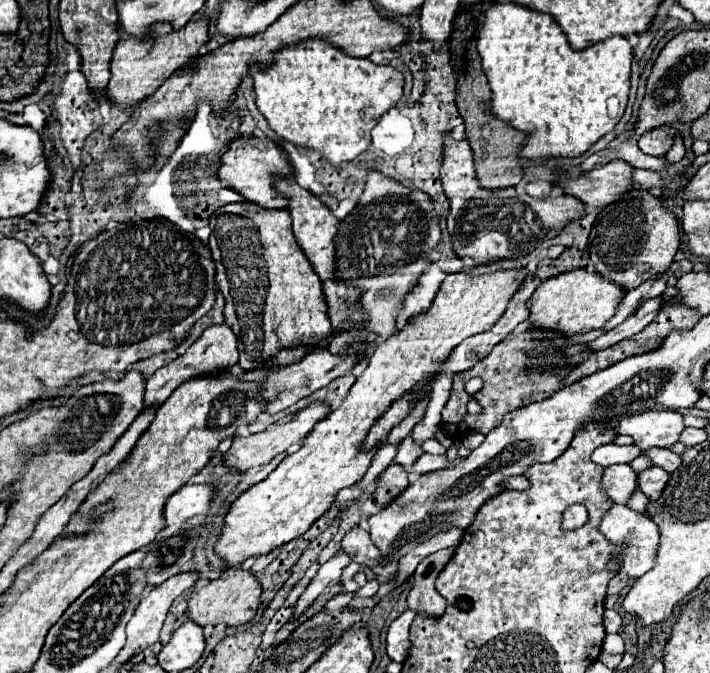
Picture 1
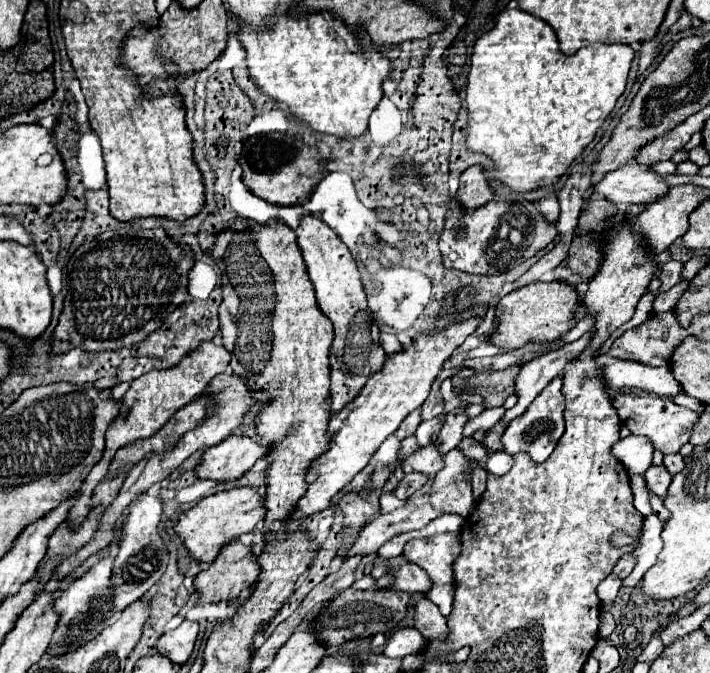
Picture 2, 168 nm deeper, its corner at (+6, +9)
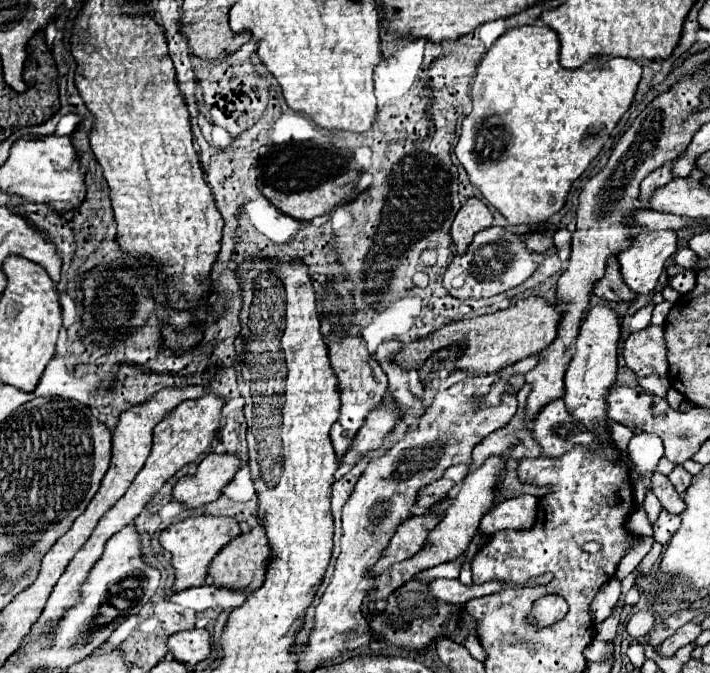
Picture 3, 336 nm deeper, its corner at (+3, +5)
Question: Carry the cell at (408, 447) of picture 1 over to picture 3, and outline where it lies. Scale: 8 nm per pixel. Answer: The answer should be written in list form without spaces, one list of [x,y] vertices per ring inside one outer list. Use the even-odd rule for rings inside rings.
[[[457,464],[457,466],[451,466],[447,472],[445,472],[445,478],[453,480],[453,482],[463,482],[465,476],[469,472],[469,466],[467,464]]]

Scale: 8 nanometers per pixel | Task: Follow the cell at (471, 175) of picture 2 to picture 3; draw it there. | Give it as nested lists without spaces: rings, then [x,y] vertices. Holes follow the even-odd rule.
[[[469,198],[465,206],[461,206],[461,212],[455,216],[455,222],[451,226],[451,238],[453,238],[453,250],[457,256],[465,254],[469,244],[473,242],[475,234],[493,226],[493,216],[489,208],[477,200]]]

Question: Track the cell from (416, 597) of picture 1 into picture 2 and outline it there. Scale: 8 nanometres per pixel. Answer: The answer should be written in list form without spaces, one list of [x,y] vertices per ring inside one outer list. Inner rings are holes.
[[[422,594],[422,598],[414,604],[414,626],[424,638],[442,638],[446,636],[446,618],[440,616],[438,606]]]

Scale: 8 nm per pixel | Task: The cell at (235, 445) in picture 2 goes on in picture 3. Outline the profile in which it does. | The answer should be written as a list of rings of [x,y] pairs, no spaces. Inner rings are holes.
[[[209,454],[197,466],[193,476],[183,476],[173,488],[173,500],[185,508],[201,508],[219,498],[223,484],[239,470],[239,458],[233,454]]]

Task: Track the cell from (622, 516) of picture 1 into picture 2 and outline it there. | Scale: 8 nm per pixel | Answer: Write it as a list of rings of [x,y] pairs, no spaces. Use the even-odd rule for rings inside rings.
[[[650,514],[650,516],[644,518],[644,526],[642,526],[640,536],[630,538],[630,544],[634,544],[632,556],[636,558],[636,566],[630,572],[630,576],[624,578],[624,586],[634,588],[640,582],[640,578],[644,576],[644,572],[652,564],[656,564],[656,558],[658,558],[658,554],[662,550],[660,532],[662,532],[662,520],[656,514]]]

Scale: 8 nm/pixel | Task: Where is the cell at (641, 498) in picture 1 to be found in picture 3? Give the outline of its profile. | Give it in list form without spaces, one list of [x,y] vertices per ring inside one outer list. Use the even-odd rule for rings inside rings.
[[[663,510],[663,512],[659,514],[657,524],[653,526],[653,528],[655,528],[655,534],[653,534],[655,542],[667,544],[667,542],[671,540],[671,536],[677,532],[679,524],[681,524],[681,516],[673,516],[673,514],[669,514],[667,510]]]

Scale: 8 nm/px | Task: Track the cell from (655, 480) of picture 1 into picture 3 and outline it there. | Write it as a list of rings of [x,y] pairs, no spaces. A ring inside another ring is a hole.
[[[655,472],[655,474],[653,474],[653,480],[651,480],[651,490],[653,490],[653,494],[659,498],[661,506],[663,506],[667,512],[671,512],[671,514],[681,514],[681,512],[685,510],[685,502],[683,502],[683,498],[681,498],[681,494],[675,492],[675,488],[673,488],[673,484],[669,482],[667,476]]]

